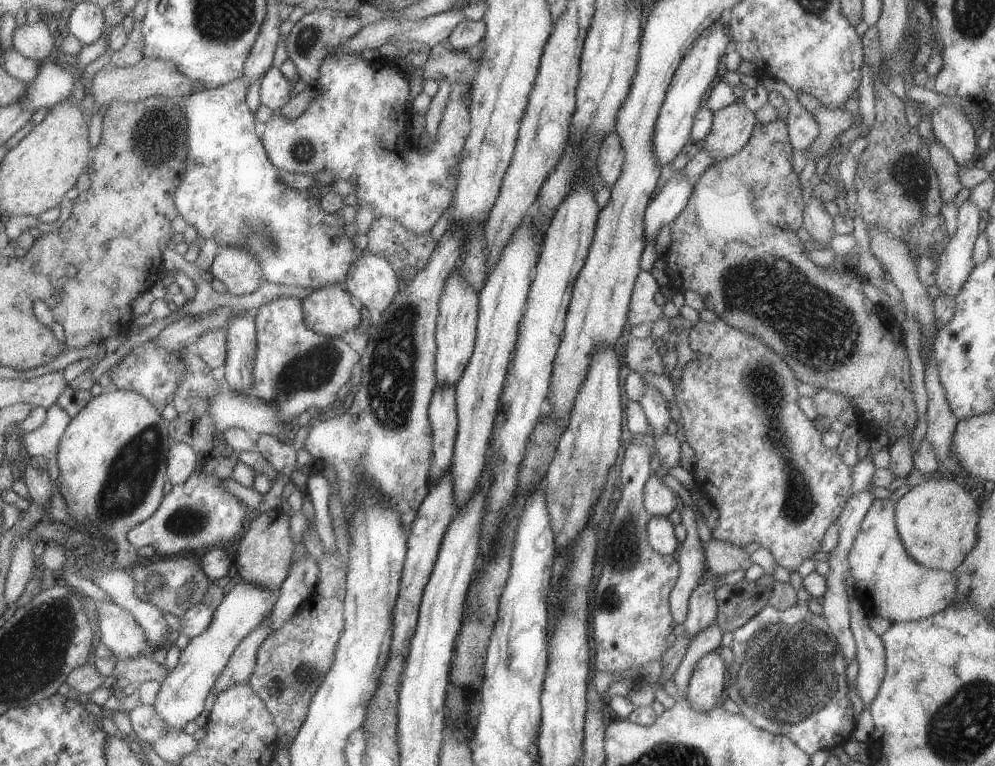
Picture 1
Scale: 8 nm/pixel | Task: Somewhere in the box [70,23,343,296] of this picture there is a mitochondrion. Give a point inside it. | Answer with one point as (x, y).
(155, 135)

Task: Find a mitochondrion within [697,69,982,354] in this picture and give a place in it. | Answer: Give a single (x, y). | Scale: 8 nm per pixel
(911, 177)

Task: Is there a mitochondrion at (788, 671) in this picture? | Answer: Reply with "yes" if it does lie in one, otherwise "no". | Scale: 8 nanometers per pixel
yes

